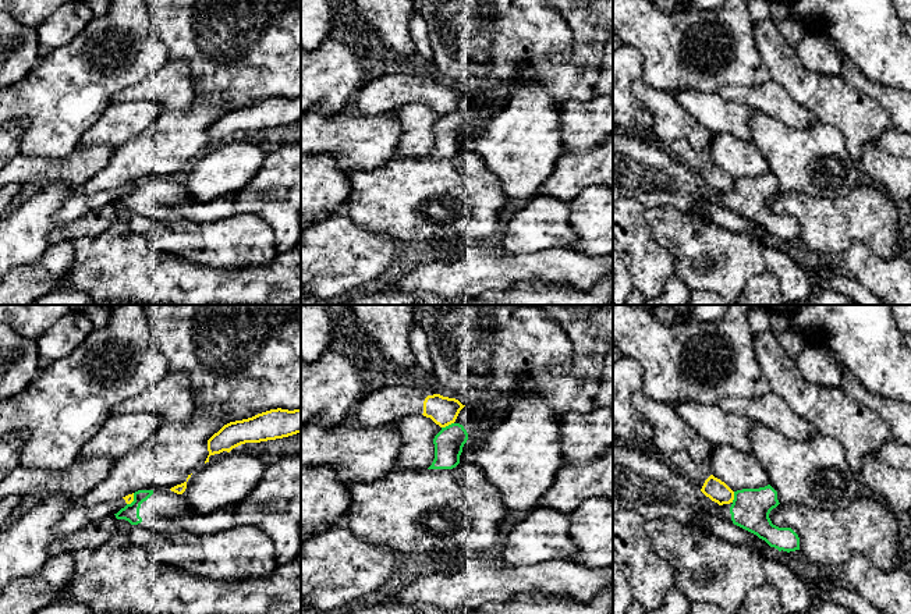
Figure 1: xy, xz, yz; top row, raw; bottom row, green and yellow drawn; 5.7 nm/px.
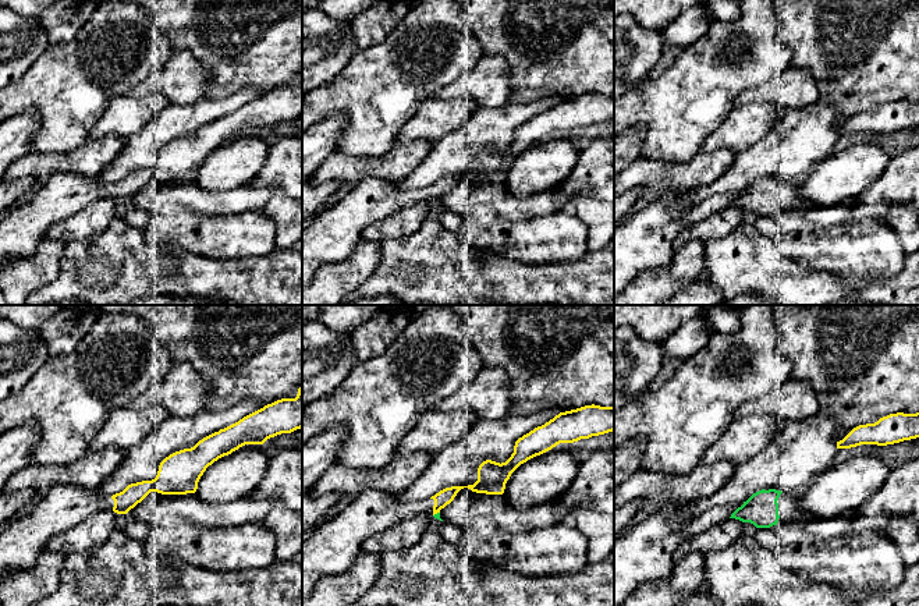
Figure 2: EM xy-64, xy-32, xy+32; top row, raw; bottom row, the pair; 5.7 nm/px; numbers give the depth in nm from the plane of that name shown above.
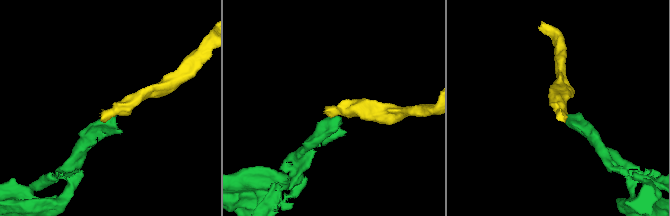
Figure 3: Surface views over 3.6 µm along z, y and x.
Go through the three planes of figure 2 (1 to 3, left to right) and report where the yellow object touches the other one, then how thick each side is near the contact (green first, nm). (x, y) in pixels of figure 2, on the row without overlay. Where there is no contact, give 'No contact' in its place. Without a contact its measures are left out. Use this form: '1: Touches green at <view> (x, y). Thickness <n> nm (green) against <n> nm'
1: No contact
2: Touches green at xy-32 (437, 201). Thickness 30 nm (green) against 90 nm
3: No contact

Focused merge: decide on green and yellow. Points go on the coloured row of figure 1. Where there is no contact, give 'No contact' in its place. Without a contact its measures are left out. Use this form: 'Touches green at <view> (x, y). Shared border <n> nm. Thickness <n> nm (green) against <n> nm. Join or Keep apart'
Touches green at xz (449, 425). Shared border 80 nm. Thickness 170 nm (green) against 170 nm. Keep apart

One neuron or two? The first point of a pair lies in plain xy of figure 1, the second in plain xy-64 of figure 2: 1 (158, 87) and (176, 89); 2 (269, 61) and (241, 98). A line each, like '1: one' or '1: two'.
1: one
2: two

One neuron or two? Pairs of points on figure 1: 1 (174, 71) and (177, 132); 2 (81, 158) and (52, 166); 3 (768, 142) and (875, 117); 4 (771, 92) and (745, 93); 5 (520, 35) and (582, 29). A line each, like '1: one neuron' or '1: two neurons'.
1: two neurons
2: one neuron
3: two neurons
4: one neuron
5: two neurons

